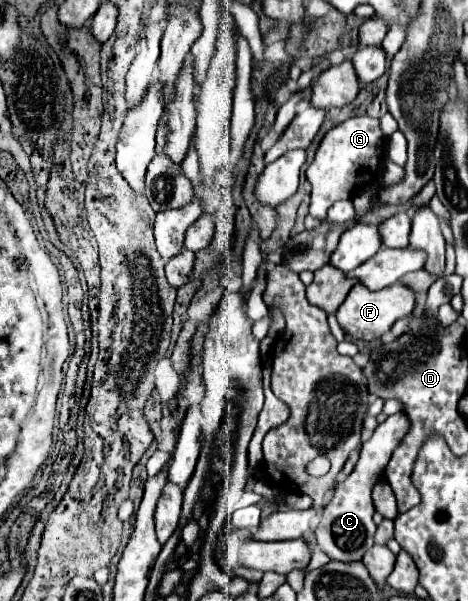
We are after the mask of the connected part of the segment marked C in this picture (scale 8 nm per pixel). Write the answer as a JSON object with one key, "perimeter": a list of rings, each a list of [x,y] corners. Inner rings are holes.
{"perimeter":[[[404,413],[390,415],[384,423],[380,423],[374,429],[374,435],[362,445],[360,459],[354,467],[354,471],[336,485],[332,501],[324,507],[322,521],[316,527],[316,539],[324,553],[328,553],[330,559],[336,561],[360,561],[362,555],[374,545],[374,533],[376,525],[372,521],[374,505],[372,505],[372,489],[382,479],[384,467],[388,465],[388,459],[392,451],[396,449],[396,443],[404,439],[404,431],[408,431],[408,419]]]}

